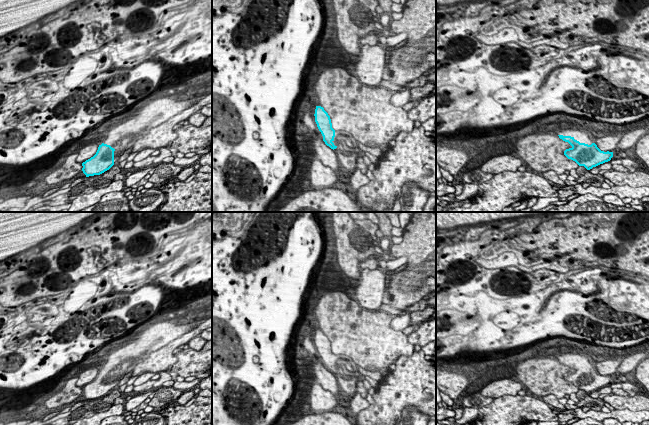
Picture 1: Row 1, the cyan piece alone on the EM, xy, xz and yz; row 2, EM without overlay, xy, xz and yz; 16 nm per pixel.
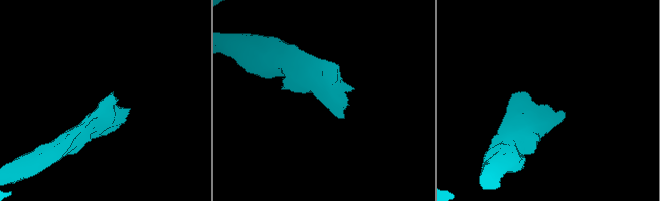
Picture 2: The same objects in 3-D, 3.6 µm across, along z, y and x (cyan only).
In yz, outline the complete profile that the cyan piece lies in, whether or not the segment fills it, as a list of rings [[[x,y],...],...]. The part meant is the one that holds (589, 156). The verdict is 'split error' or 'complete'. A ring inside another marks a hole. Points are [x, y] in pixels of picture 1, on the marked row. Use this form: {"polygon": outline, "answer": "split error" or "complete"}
{"polygon": [[[565,129],[558,136],[572,146],[564,151],[564,155],[587,170],[608,162],[613,157],[613,152],[601,151],[584,130]]], "answer": "split error"}

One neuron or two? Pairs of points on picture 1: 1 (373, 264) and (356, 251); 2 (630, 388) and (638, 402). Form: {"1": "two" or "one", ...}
{"1": "two", "2": "two"}

